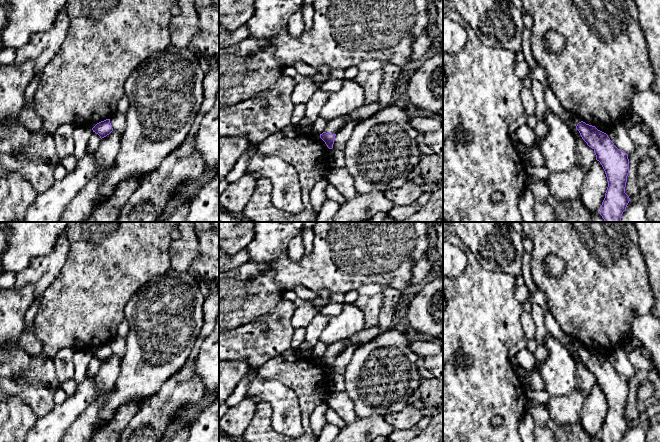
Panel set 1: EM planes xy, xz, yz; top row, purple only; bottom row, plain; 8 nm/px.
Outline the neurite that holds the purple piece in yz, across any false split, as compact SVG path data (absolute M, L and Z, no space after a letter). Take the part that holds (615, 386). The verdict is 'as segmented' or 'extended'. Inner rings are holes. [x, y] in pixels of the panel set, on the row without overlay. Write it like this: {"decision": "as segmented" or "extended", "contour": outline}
{"decision": "extended", "contour": "M569 337L573 350L587 369L594 374L596 384L602 389L607 401L608 411L599 437L602 442L621 442L630 425L625 417L629 397L628 378L619 374L606 357Z"}

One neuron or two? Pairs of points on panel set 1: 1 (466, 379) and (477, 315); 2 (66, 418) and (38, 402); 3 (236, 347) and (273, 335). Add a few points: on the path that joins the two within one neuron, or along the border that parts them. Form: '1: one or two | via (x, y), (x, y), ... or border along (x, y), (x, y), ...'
1: one | via (474, 363), (474, 334), (476, 331)
2: two | border along (55, 405), (46, 414), (38, 417)
3: one | via (245, 342), (256, 342), (264, 339)

